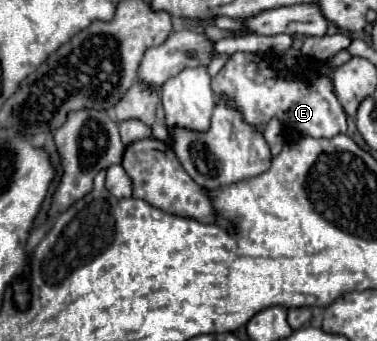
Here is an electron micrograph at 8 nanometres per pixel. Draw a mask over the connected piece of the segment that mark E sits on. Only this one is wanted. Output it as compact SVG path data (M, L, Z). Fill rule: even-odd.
M235 52L229 62L221 68L217 76L211 80L211 88L215 96L227 96L233 106L237 106L249 124L265 128L269 118L277 116L283 126L285 134L291 138L299 136L313 136L313 138L333 138L337 134L347 132L347 116L335 94L331 92L331 82L327 78L317 78L309 82L289 72L277 72L271 68L269 58L261 54L249 52Z

